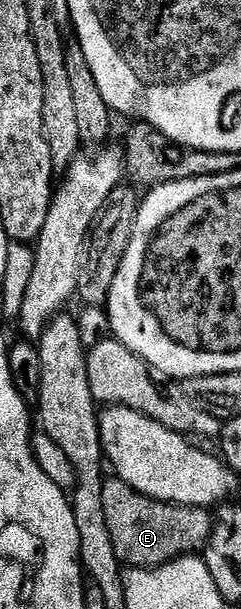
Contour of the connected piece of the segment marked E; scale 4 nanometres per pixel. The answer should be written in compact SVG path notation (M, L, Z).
M111 476L103 483L101 497L105 499L105 521L109 523L109 536L117 548L120 563L127 568L153 570L176 562L178 558L198 555L211 535L213 514L201 506L178 506L137 492L125 480Z

